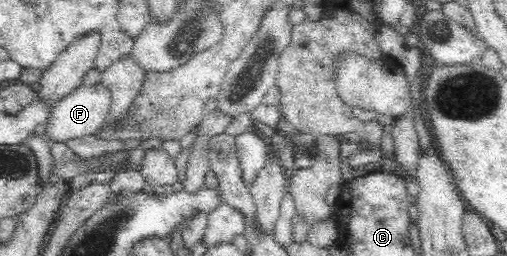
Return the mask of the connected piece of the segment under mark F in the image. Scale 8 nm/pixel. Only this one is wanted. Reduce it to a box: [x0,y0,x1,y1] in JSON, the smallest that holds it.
[41,83,110,145]

